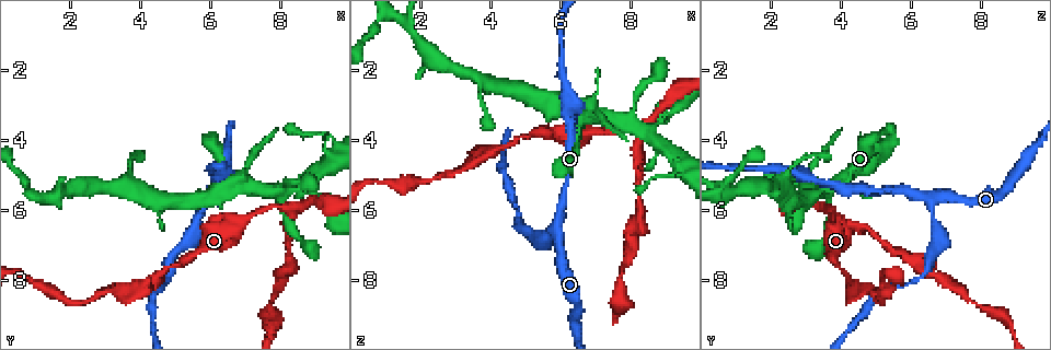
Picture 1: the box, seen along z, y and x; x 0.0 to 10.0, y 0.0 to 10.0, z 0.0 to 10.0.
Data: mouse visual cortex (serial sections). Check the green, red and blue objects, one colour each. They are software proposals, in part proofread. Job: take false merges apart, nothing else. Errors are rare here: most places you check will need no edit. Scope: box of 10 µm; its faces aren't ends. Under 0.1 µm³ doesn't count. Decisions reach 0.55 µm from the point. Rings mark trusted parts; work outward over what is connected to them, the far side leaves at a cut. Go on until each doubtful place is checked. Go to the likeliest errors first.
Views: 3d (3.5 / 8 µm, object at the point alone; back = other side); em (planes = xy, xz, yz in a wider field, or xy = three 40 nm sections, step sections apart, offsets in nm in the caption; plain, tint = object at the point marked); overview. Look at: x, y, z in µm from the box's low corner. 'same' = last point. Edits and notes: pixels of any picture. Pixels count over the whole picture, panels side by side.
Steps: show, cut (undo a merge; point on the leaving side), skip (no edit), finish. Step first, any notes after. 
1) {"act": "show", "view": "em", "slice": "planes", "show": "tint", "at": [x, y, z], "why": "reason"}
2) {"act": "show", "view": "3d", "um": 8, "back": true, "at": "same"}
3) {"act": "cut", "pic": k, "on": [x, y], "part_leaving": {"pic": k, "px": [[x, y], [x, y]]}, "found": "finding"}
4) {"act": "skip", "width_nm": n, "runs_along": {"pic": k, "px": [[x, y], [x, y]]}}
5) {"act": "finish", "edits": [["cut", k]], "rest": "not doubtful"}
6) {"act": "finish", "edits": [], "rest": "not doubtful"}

{"act": "show", "view": "3d", "um": 3.5, "at": [8.55, 5.30, 3.80]}

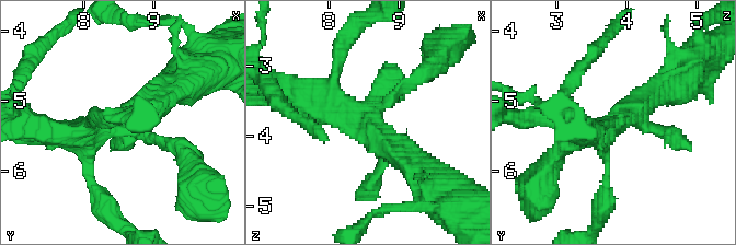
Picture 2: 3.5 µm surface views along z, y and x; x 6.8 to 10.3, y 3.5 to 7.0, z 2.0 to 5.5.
{"act": "show", "view": "em", "slice": "xy", "step": 1, "show": "tint", "at": [8.45, 5.35, 3.85]}

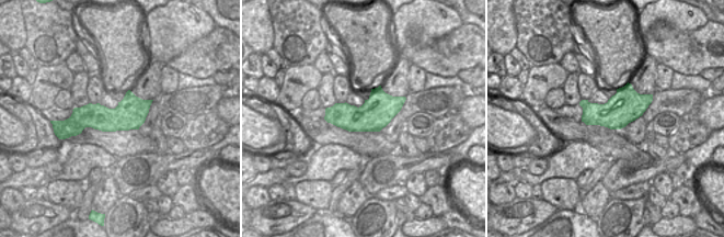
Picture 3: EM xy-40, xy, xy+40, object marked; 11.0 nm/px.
{"act": "skip", "width_nm": 360, "runs_along": {"pic": 3, "px": [[148, 102], [123, 117], [71, 124]]}, "found": "one cell here"}

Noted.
{"act": "show", "view": "3d", "um": 8, "at": [5.85, 5.60, 6.65], "why": "side arm on a straight run"}

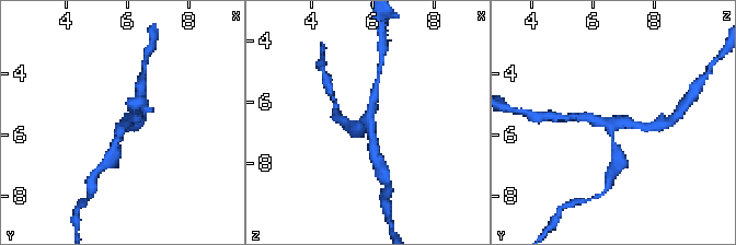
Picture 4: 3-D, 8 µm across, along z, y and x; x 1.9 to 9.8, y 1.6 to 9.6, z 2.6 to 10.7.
{"act": "show", "view": "em", "slice": "xy", "step": 5, "show": "tint", "at": "same", "arms": 3, "arm_widths_nm": [150, 300, 300], "why": "need the tissue"}

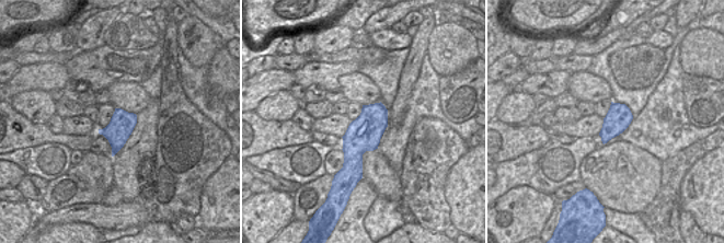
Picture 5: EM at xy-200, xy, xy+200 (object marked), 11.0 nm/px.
{"act": "skip", "width_nm": 380, "runs_along": {"pic": 4, "px": [[644, 126], [583, 117]]}, "found": "continuous, no second cell"}

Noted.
{"act": "show", "view": "3d", "um": 3.5, "at": [8.20, 6.00, 3.65], "why": "a fork"}

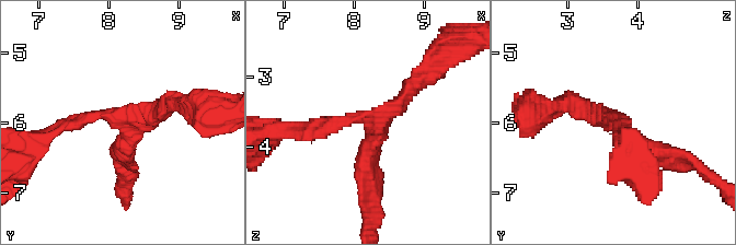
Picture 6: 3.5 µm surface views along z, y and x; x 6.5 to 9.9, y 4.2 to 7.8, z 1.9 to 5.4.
{"act": "show", "view": "em", "slice": "xy", "step": 2, "show": "tint", "at": [8.20, 5.95, 3.65], "arms": 3, "arm_widths_nm": [200, 250, 250], "why": "need the tissue"}

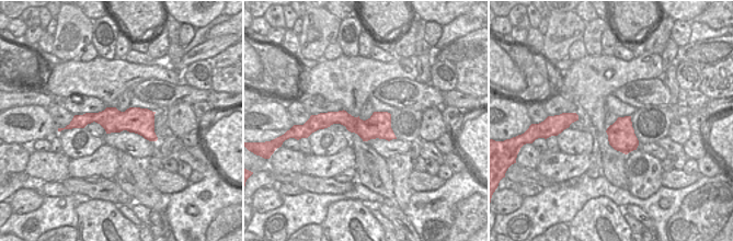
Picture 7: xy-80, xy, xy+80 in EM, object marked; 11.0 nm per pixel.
{"act": "show", "view": "em", "slice": "xy", "step": 5, "show": "tint", "at": "same"}

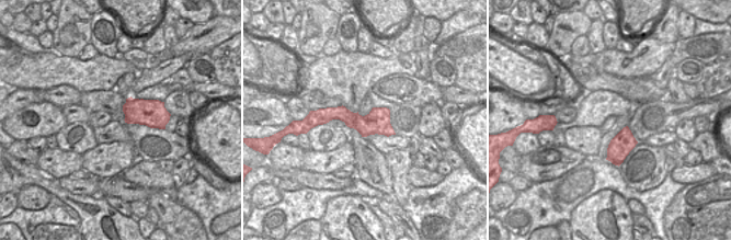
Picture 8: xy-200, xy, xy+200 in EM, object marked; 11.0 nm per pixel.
{"act": "skip", "runs_along": {"pic": 6, "px": [[302, 131], [363, 117], [370, 176]]}, "found": "all the same cell"}

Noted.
{"act": "finish", "edits": [], "rest": "not doubtful"}

